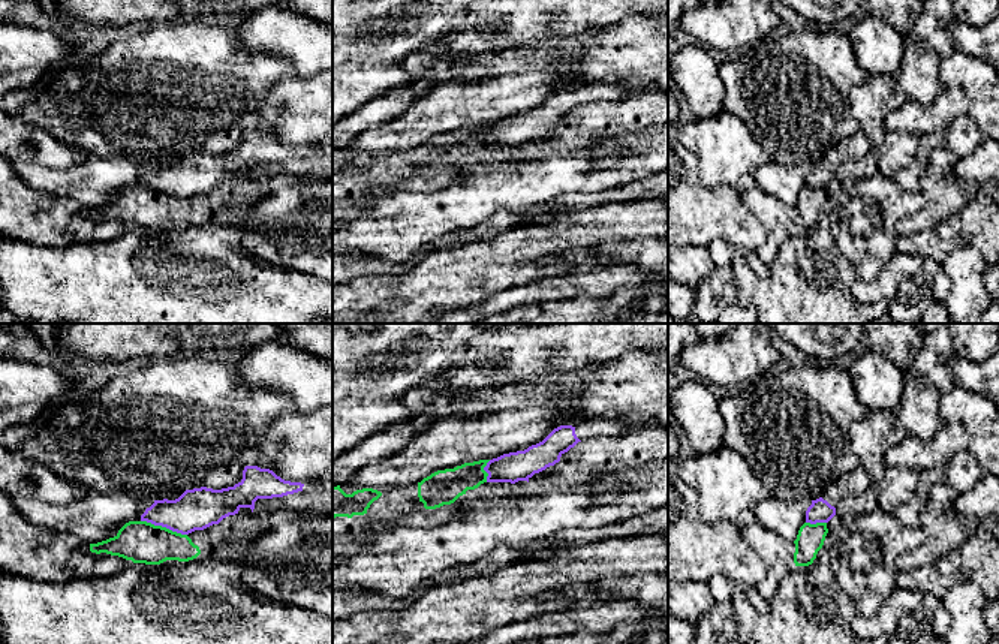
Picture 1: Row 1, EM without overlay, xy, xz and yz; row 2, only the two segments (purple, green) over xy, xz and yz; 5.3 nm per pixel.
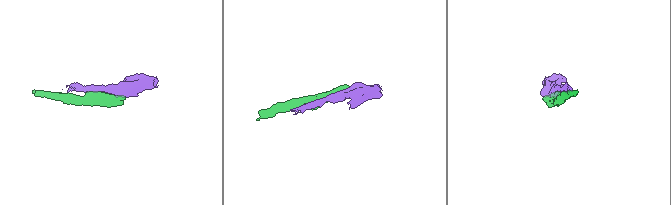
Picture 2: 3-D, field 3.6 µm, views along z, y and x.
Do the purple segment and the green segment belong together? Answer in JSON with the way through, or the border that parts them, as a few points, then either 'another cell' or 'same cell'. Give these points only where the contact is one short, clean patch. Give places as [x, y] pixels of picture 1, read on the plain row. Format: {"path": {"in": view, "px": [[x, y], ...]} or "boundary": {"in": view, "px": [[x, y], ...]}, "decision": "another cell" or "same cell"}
{"decision": "another cell"}

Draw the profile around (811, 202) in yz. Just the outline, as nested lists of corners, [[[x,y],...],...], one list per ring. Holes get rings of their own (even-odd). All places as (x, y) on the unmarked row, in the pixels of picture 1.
[[[804,187],[797,199],[794,228],[795,231],[809,231],[816,223],[828,198],[827,187]]]

